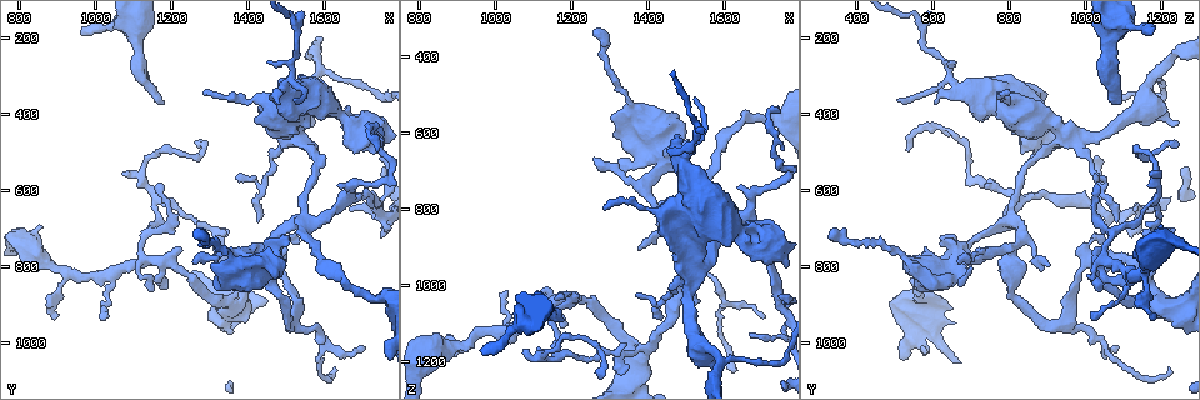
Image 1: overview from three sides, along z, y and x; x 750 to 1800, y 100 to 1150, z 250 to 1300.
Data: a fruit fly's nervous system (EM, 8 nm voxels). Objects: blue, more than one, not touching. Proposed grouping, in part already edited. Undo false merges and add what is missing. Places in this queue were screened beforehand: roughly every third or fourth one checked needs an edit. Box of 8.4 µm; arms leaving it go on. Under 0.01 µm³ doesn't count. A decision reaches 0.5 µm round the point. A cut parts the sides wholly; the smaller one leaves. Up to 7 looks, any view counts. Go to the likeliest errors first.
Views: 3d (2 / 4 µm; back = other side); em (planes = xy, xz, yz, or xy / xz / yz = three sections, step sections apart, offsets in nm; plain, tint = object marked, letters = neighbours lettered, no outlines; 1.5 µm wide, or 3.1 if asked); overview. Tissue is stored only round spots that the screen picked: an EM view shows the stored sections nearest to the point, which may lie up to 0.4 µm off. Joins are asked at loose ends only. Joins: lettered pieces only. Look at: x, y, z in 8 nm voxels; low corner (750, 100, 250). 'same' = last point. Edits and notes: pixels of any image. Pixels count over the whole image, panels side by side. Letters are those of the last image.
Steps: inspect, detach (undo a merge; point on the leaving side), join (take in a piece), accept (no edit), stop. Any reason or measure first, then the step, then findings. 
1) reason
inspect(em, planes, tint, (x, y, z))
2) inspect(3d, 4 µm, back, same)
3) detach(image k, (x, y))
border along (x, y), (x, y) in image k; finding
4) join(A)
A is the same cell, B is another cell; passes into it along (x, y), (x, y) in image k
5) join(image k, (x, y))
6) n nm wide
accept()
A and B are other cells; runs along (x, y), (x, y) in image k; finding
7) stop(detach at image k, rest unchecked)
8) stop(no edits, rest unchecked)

inspect(em, xz, step 8, plain, (960, 185, 1175))

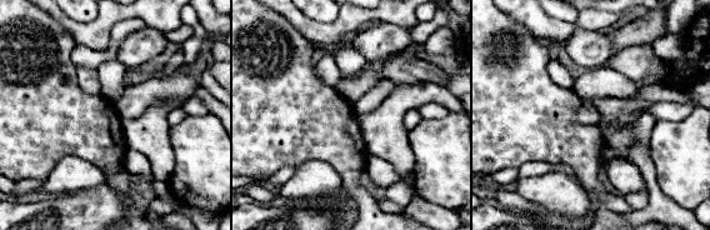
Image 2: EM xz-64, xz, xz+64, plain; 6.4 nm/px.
see the neighbours
inspect(em, xz, step 8, letters, same)

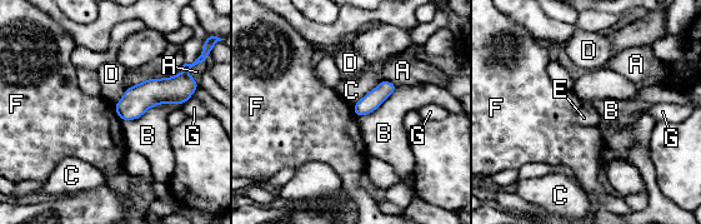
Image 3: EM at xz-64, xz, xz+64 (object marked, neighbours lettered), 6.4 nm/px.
accept()
A, B, C, D, E, F and G are other cells; border along (113, 105), (121, 122) in image 3; none of them fits

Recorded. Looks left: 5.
thin end
inspect(3d, 2 µm, (1630, 1070, 1220))

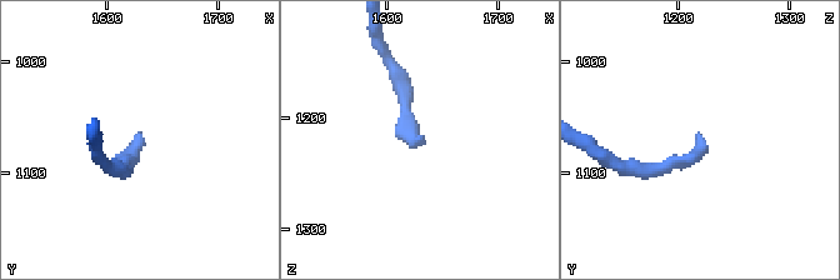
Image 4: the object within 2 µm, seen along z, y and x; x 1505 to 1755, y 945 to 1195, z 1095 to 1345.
inspect(em, planes, tint, (1630, 1062, 1220))

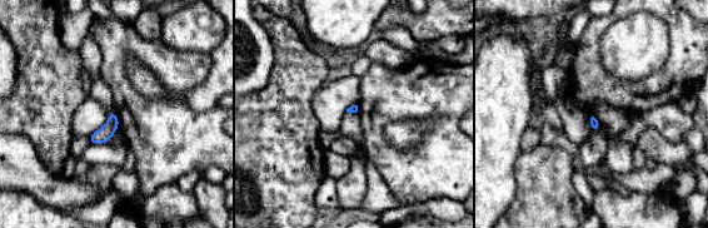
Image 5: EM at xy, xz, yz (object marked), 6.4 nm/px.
inspect(em, planes, letters, same)

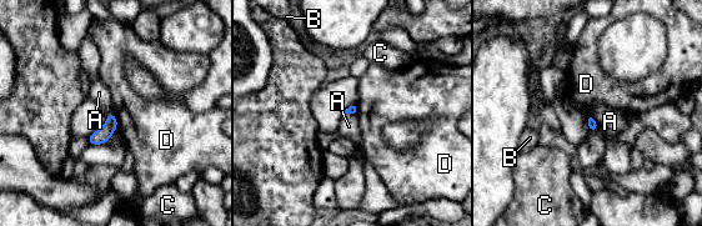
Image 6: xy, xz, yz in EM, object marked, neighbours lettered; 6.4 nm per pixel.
join(image 6, (610, 121))
A is the same cell, B, C and D are other cells; passes into it along (592, 125), (596, 122), (610, 121) in image 6; the neuron continues

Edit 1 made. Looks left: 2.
stop(join at image 6, rest unchecked)

